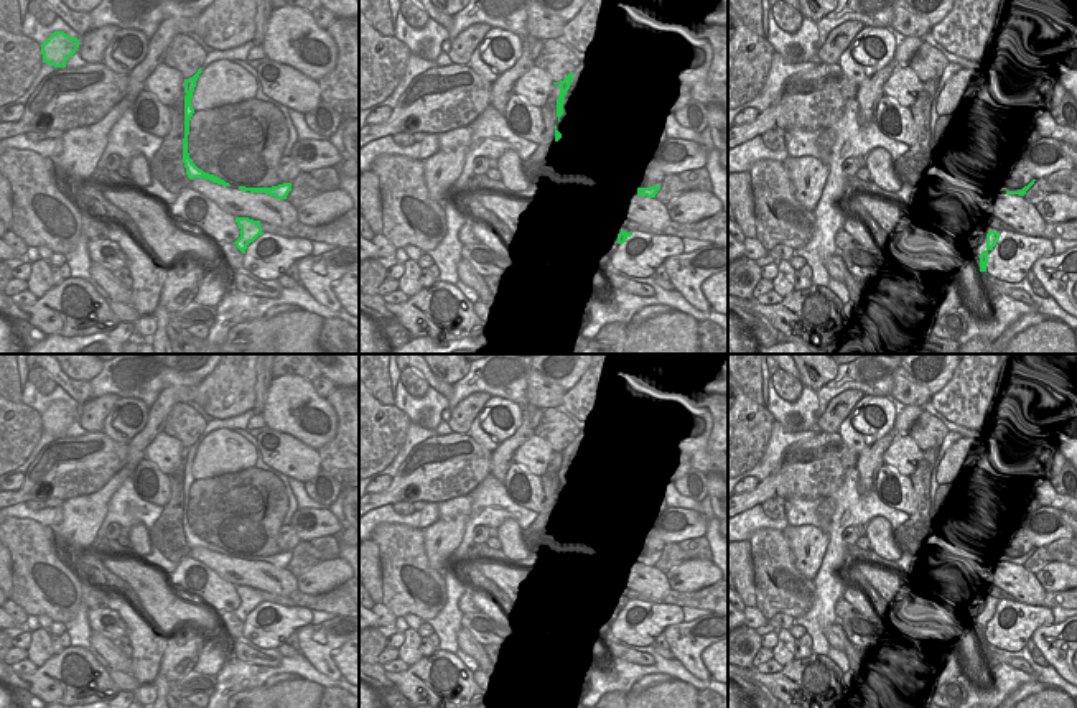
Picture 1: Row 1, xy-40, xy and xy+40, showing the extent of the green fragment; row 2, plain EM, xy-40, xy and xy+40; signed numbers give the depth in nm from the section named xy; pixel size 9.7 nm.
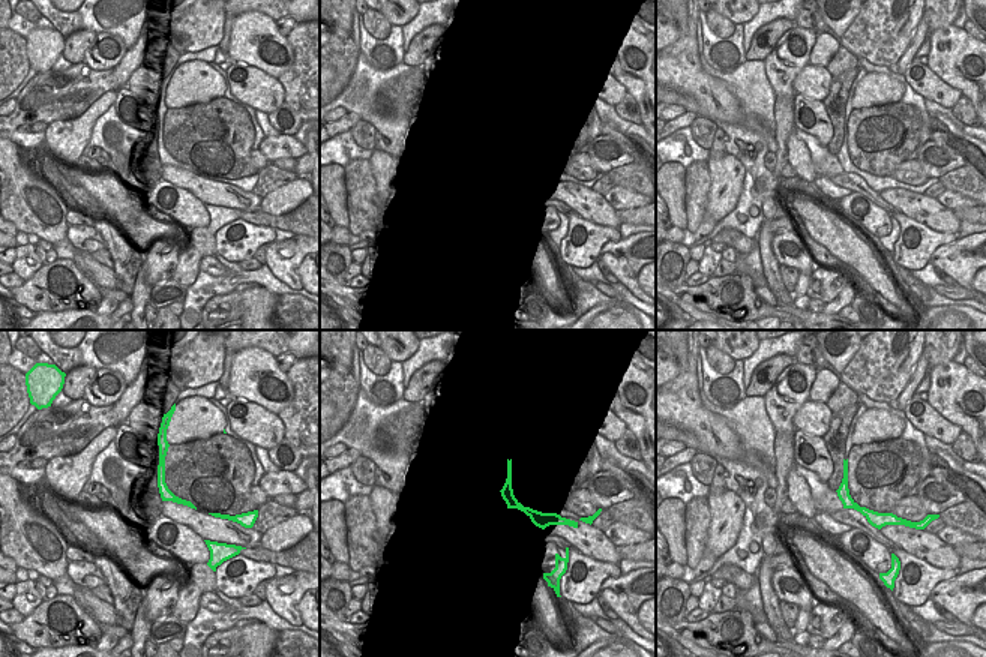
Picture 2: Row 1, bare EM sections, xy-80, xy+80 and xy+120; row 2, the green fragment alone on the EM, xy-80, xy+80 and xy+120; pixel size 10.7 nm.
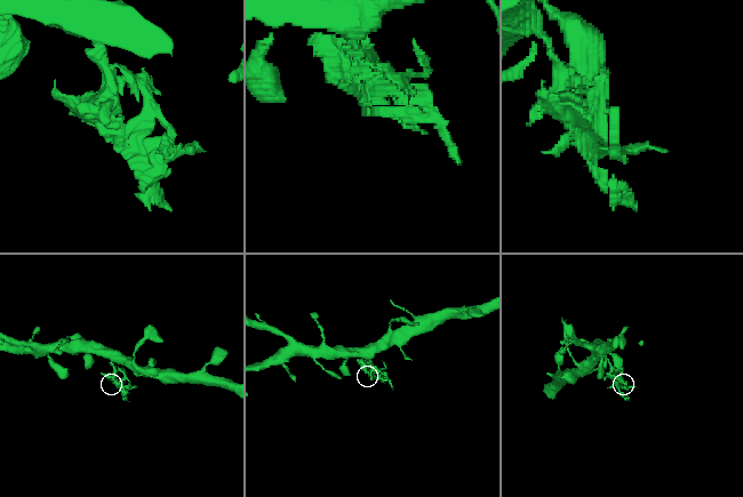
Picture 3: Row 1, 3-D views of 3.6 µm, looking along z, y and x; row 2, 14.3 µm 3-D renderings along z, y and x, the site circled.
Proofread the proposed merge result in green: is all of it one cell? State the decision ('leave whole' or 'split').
leave whole

